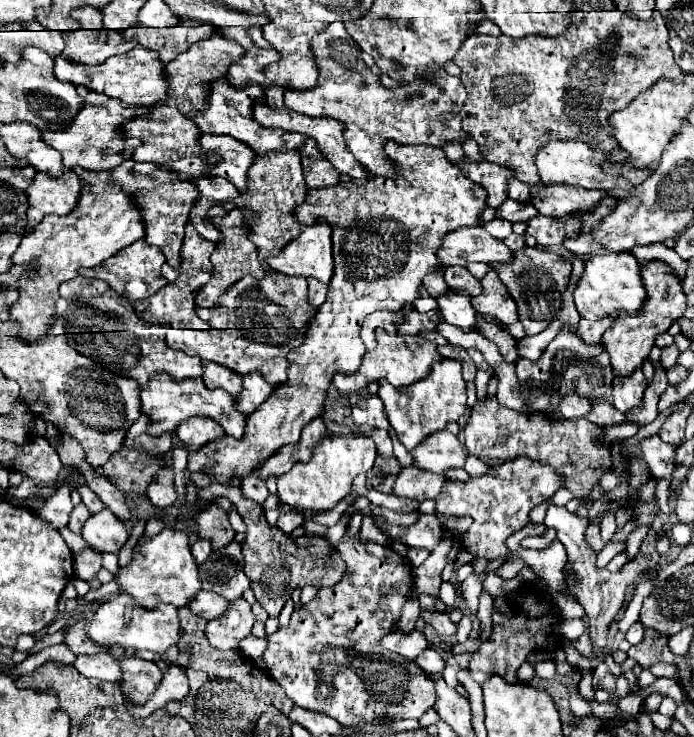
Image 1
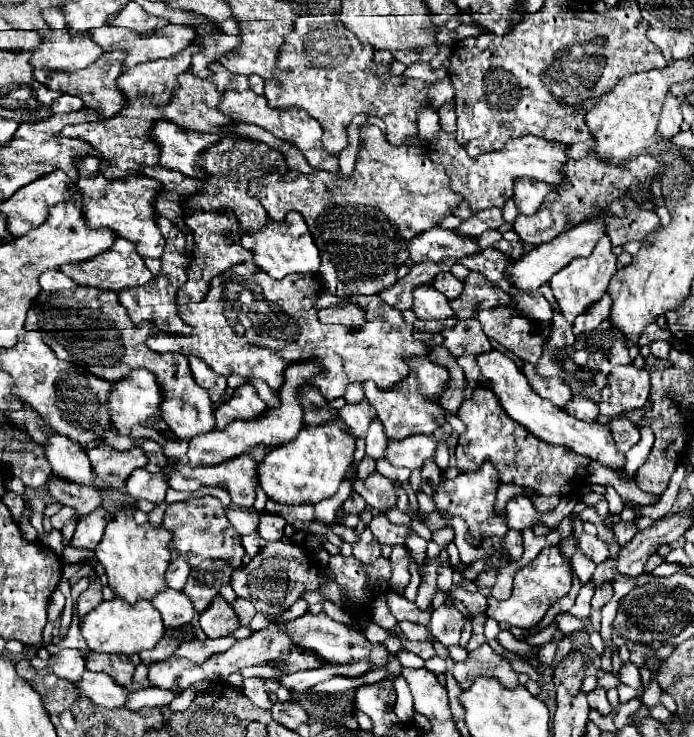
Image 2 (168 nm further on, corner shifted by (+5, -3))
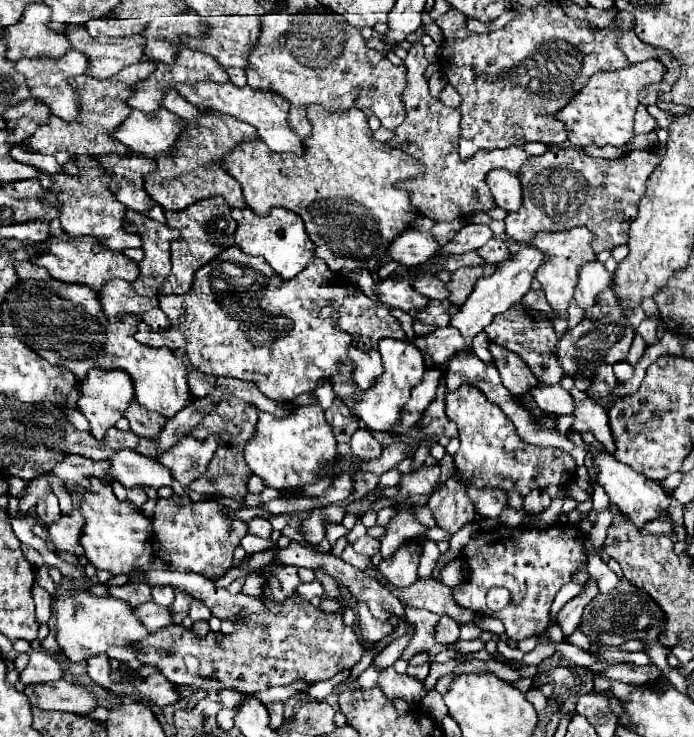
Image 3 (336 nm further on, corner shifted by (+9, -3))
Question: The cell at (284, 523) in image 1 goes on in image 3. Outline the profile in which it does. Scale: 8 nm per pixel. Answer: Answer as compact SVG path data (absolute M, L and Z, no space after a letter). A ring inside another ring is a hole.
M254 518L248 522L248 532L260 538L270 538L272 534L272 524L266 518Z

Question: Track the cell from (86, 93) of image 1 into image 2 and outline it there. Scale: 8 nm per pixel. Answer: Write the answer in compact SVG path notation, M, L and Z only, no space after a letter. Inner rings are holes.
M62 94L58 96L58 102L54 102L54 110L50 114L58 114L58 112L76 112L82 108L82 102L70 94Z

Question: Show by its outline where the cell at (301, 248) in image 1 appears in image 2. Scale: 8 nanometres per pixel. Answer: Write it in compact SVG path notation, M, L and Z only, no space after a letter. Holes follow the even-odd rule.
M298 212L286 214L282 222L268 222L262 230L258 232L244 232L242 236L242 246L252 252L254 262L272 278L280 280L292 272L312 272L316 274L320 268L320 254L314 244L314 238L310 236L310 230L304 222L304 218Z

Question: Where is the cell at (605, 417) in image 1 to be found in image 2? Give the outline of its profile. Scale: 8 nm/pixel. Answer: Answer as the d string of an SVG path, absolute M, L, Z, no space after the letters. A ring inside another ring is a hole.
M572 396L572 400L564 406L564 410L584 422L594 422L598 416L598 404L592 402L588 396Z

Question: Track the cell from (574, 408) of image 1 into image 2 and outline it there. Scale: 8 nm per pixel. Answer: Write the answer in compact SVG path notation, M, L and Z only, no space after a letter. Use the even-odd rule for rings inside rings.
M526 360L522 362L522 374L526 374L530 388L538 396L554 402L556 406L566 406L566 402L570 402L572 390L570 390L570 386L566 386L566 382L562 382L562 378L542 378L536 372L536 366Z

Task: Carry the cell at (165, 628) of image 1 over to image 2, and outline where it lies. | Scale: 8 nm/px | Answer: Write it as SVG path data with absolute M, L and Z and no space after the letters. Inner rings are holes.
M112 598L112 600L104 600L100 606L90 610L82 618L80 632L92 652L134 654L154 648L164 636L164 624L158 610L154 610L154 606L148 600L138 600L134 604L128 604L122 598Z

